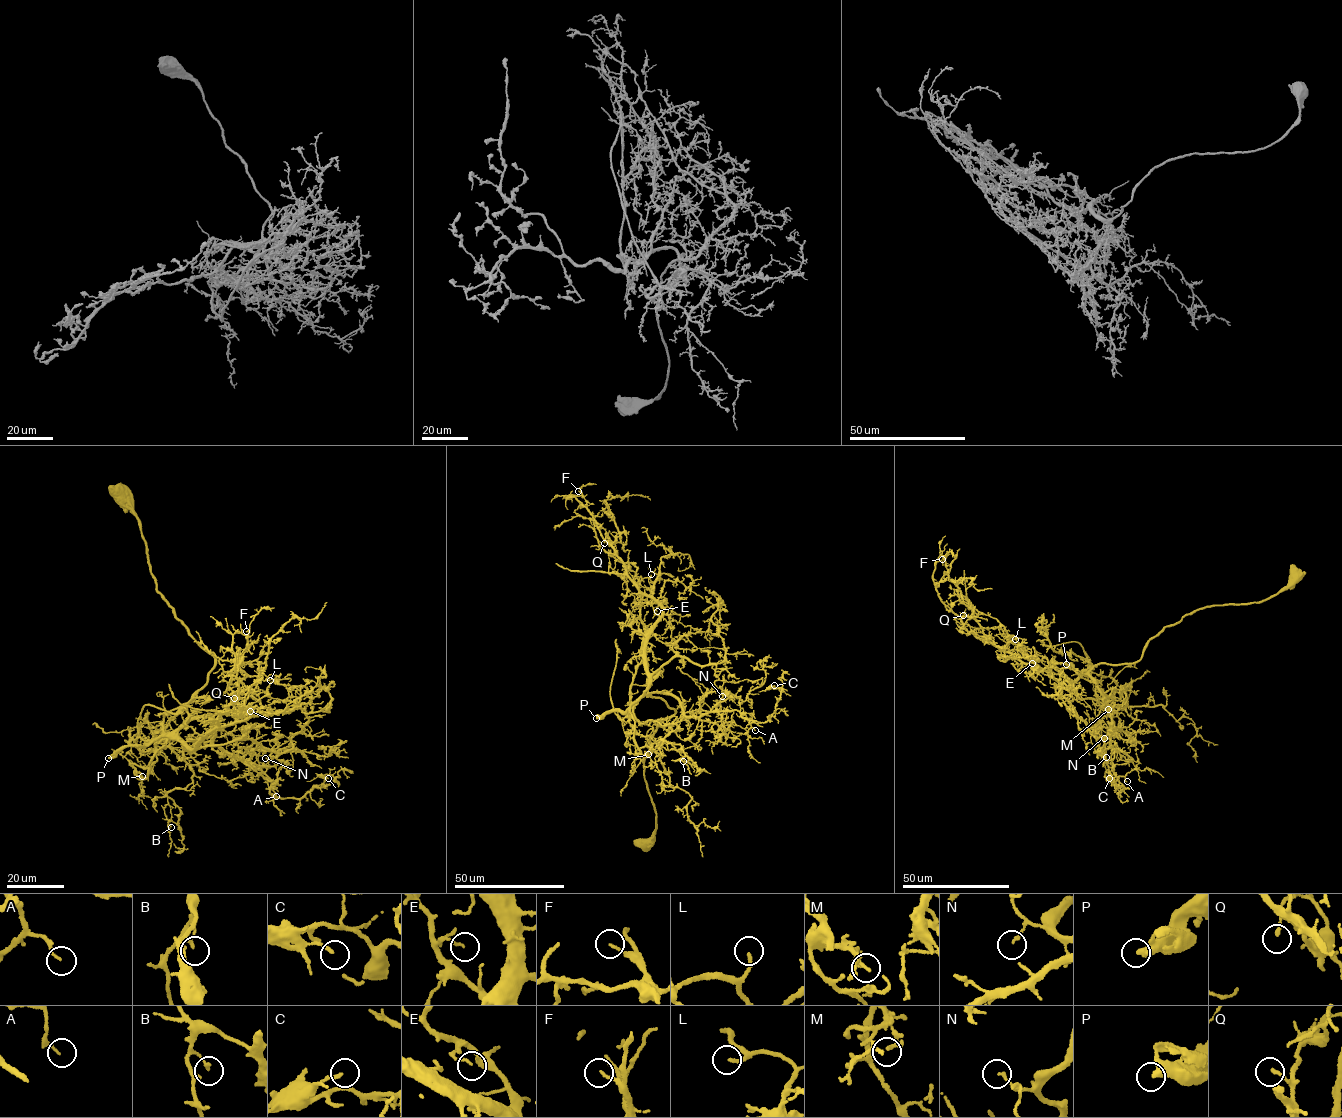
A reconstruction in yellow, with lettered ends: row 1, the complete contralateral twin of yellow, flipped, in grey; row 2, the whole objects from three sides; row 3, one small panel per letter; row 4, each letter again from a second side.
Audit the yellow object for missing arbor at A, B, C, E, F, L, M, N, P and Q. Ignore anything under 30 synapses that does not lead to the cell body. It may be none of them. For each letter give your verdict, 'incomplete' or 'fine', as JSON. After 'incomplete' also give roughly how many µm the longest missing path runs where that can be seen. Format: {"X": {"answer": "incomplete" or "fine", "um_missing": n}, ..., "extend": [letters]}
{"A": {"answer": "fine"}, "B": {"answer": "fine"}, "C": {"answer": "fine"}, "E": {"answer": "fine"}, "F": {"answer": "fine"}, "L": {"answer": "incomplete", "um_missing": 15}, "M": {"answer": "fine"}, "N": {"answer": "fine"}, "P": {"answer": "incomplete", "um_missing": 150}, "Q": {"answer": "fine"}, "extend": ["L", "P"]}

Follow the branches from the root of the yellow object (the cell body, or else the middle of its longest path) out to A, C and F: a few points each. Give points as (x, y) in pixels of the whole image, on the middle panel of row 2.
A: (645, 844), (656, 822), (644, 754), (675, 711), (649, 693), (672, 695), (687, 716), (736, 710), (755, 730)
C: (645, 844), (644, 754), (675, 711), (649, 694), (686, 716), (763, 722), (774, 685)
F: (645, 844), (656, 822), (644, 754), (675, 711), (642, 696), (662, 610), (568, 494), (578, 491)

